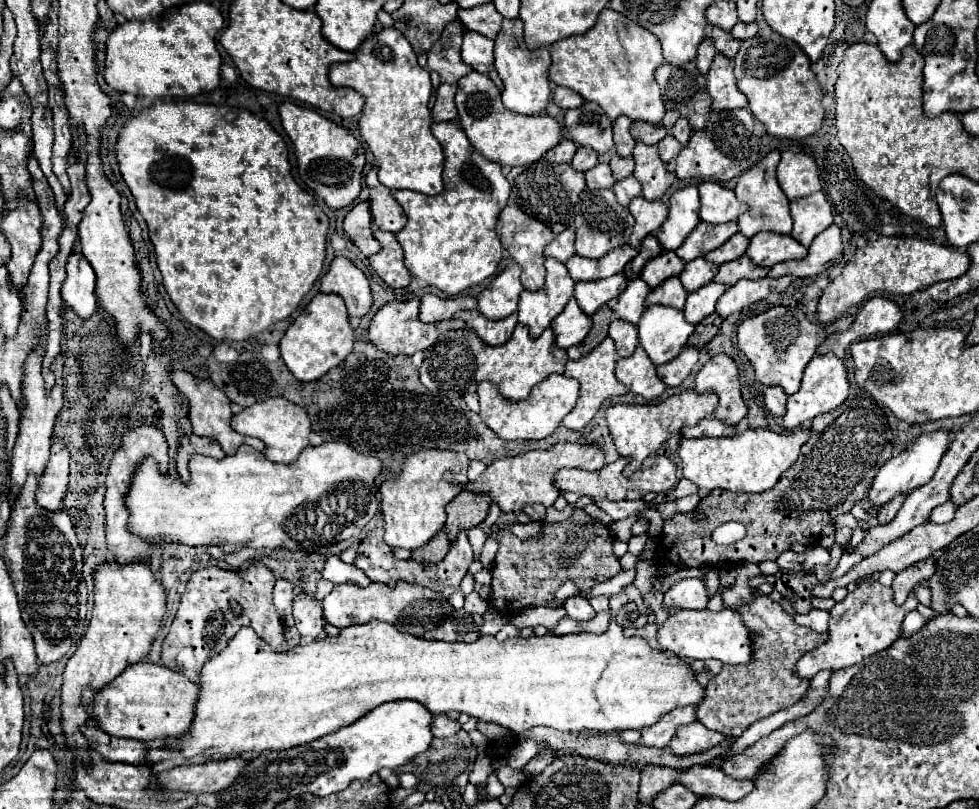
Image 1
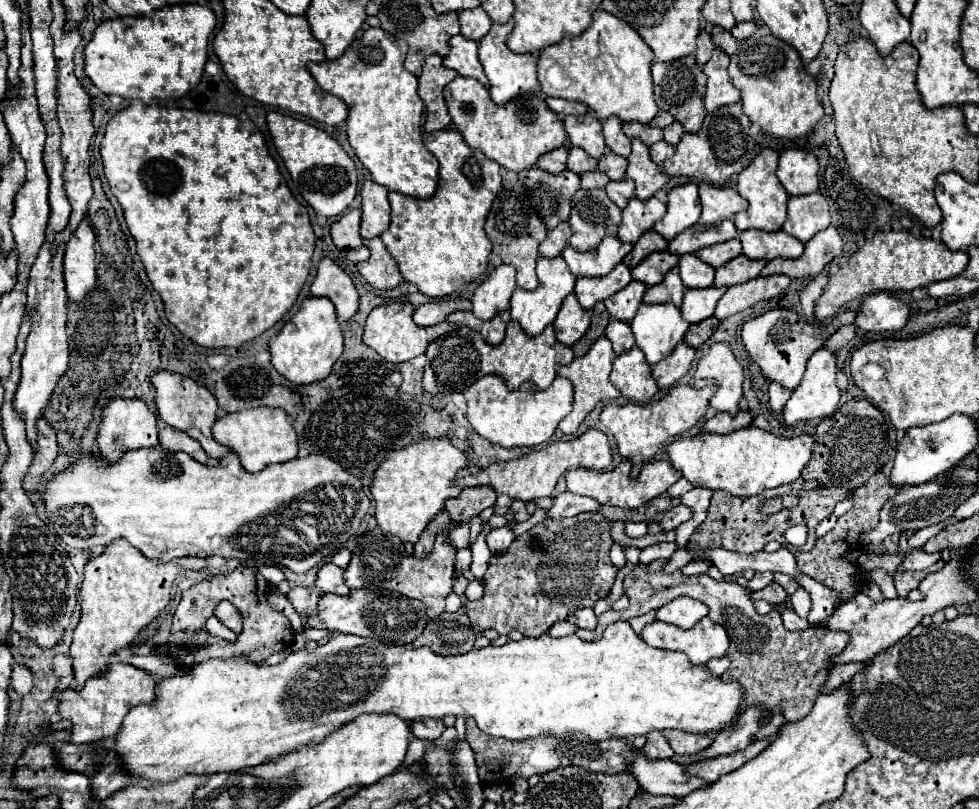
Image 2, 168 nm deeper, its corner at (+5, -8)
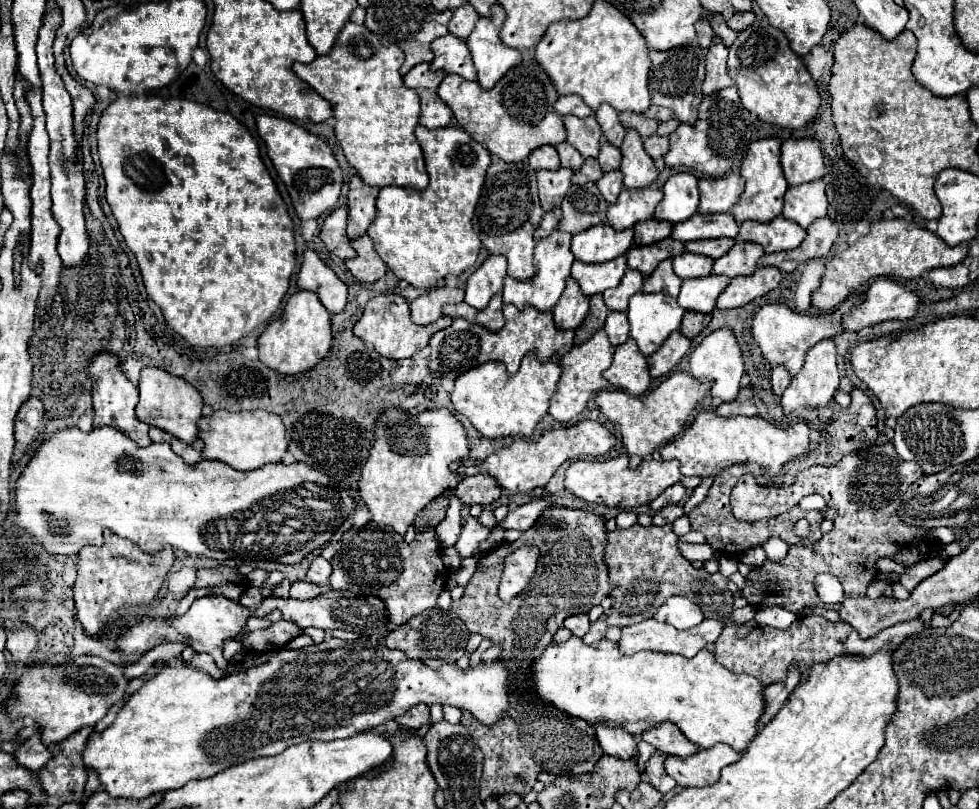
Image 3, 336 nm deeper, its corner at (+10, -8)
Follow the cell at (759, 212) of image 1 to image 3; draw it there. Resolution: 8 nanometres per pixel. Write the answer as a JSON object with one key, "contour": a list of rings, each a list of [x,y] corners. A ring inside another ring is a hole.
{"contour":[[[775,137],[759,139],[749,145],[749,151],[741,163],[741,175],[745,177],[745,191],[741,193],[741,199],[733,205],[731,213],[735,215],[735,221],[741,225],[747,219],[769,223],[783,211],[783,195],[787,191],[787,179],[781,169],[781,141]]]}

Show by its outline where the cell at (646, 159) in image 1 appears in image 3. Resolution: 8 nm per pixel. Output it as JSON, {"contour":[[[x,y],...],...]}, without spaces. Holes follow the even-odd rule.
{"contour":[[[627,129],[627,135],[621,145],[621,155],[621,171],[627,189],[643,189],[655,183],[657,169],[653,165],[653,159],[643,149],[643,139],[637,135],[637,131]]]}

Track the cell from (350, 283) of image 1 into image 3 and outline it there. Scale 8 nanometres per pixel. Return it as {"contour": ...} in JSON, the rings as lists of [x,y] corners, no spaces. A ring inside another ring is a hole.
{"contour":[[[311,249],[303,253],[301,271],[297,275],[299,289],[307,289],[319,295],[319,301],[325,309],[333,313],[341,313],[347,303],[347,287],[345,283],[319,259],[319,255]]]}

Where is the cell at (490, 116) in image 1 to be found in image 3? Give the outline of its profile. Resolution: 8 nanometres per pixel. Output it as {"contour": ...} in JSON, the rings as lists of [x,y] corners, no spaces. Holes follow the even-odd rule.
{"contour":[[[533,49],[521,51],[523,63],[507,71],[505,77],[489,91],[481,89],[477,81],[467,81],[457,75],[445,75],[439,85],[439,97],[451,107],[457,123],[491,155],[507,163],[523,161],[533,149],[541,145],[559,145],[565,141],[567,133],[563,127],[563,117],[555,113],[553,103],[559,99],[553,81],[539,63],[535,63]]]}

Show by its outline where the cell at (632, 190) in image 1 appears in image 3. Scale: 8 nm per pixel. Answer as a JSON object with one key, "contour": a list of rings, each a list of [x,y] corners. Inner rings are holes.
{"contour":[[[609,171],[609,173],[603,173],[603,177],[597,181],[597,187],[601,191],[601,195],[605,197],[607,203],[615,203],[617,195],[621,193],[623,189],[623,175],[621,171]]]}

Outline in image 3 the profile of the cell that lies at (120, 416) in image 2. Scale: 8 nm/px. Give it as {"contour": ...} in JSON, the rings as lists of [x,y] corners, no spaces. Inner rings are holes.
{"contour":[[[101,351],[101,355],[95,355],[89,361],[87,367],[87,375],[93,381],[93,409],[95,409],[95,421],[93,427],[101,427],[101,425],[109,425],[115,427],[117,431],[125,433],[129,439],[133,439],[139,447],[145,447],[151,443],[147,431],[149,425],[137,421],[135,417],[135,405],[137,405],[137,387],[125,377],[125,373],[119,367],[119,359],[113,359],[113,355],[105,355],[105,351]]]}

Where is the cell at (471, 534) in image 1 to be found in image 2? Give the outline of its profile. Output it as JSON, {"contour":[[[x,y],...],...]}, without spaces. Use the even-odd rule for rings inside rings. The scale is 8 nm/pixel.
{"contour":[[[468,523],[450,525],[450,543],[458,549],[470,547],[470,527],[468,527]]]}

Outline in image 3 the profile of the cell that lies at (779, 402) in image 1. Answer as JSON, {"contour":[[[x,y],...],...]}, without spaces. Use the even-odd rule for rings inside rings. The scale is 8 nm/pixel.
{"contour":[[[777,365],[771,373],[771,381],[773,381],[773,393],[775,395],[781,395],[785,391],[785,387],[789,385],[791,377],[789,377],[789,371],[785,371],[785,367]]]}

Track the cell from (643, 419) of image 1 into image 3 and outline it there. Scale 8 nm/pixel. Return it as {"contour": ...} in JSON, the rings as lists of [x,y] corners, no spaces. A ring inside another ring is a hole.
{"contour":[[[675,371],[669,377],[665,377],[661,381],[661,385],[657,385],[649,393],[649,397],[647,395],[635,397],[625,391],[599,391],[595,401],[601,409],[601,413],[619,427],[631,467],[635,469],[659,445],[665,445],[667,441],[671,441],[673,437],[677,437],[683,431],[685,423],[699,409],[699,403],[709,393],[709,389],[711,389],[711,383],[707,383],[707,381],[701,383],[701,381],[693,379],[687,371]]]}

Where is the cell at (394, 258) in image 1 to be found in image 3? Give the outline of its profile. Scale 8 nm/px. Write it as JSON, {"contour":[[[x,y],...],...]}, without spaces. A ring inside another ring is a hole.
{"contour":[[[363,235],[361,239],[353,239],[351,247],[357,251],[357,257],[347,259],[345,265],[353,277],[357,277],[359,281],[365,281],[365,283],[373,283],[385,275],[387,265],[373,249],[373,243],[369,241],[369,237]]]}

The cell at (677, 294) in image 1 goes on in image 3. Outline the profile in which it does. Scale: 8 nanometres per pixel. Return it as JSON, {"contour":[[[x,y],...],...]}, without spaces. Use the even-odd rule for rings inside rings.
{"contour":[[[665,259],[661,265],[657,265],[657,269],[645,277],[643,281],[643,289],[645,293],[669,293],[671,297],[677,297],[681,289],[681,279],[675,275],[673,271],[673,261]]]}

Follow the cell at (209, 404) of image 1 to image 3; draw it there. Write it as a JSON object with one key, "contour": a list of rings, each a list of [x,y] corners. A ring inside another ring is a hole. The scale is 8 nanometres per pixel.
{"contour":[[[145,367],[139,377],[139,403],[137,403],[137,419],[145,421],[147,425],[159,427],[185,443],[193,443],[197,437],[197,421],[201,417],[203,399],[193,385],[185,379],[169,375],[159,367]]]}

